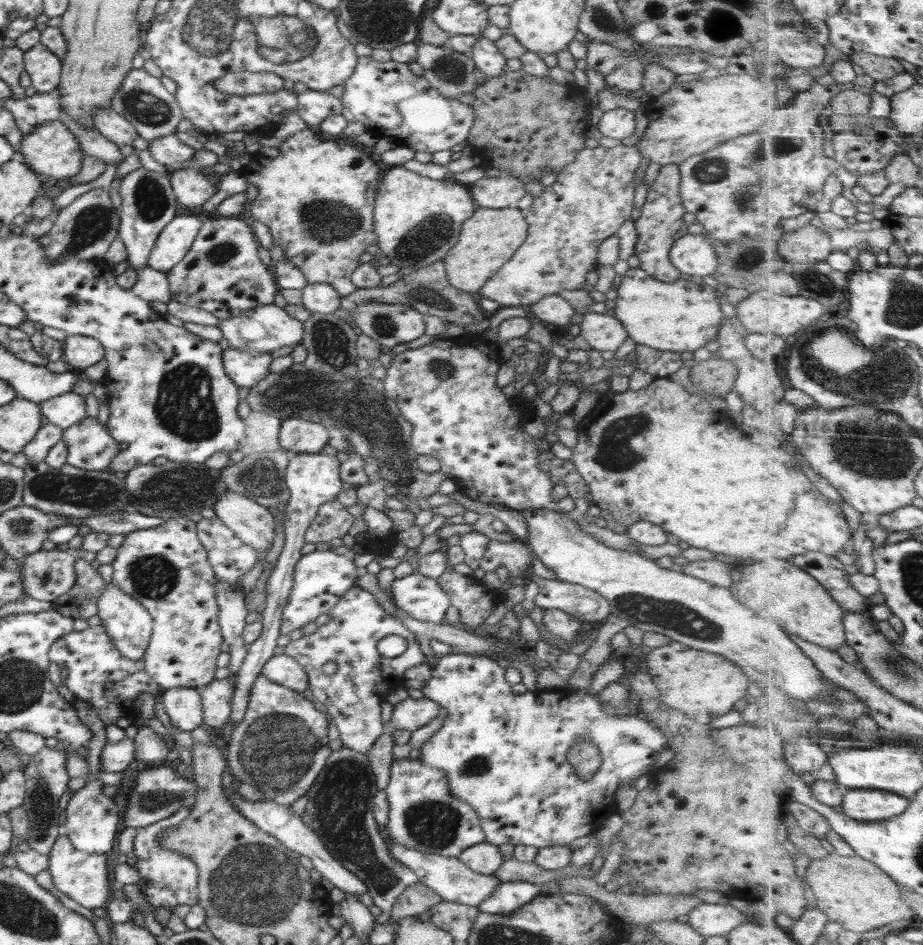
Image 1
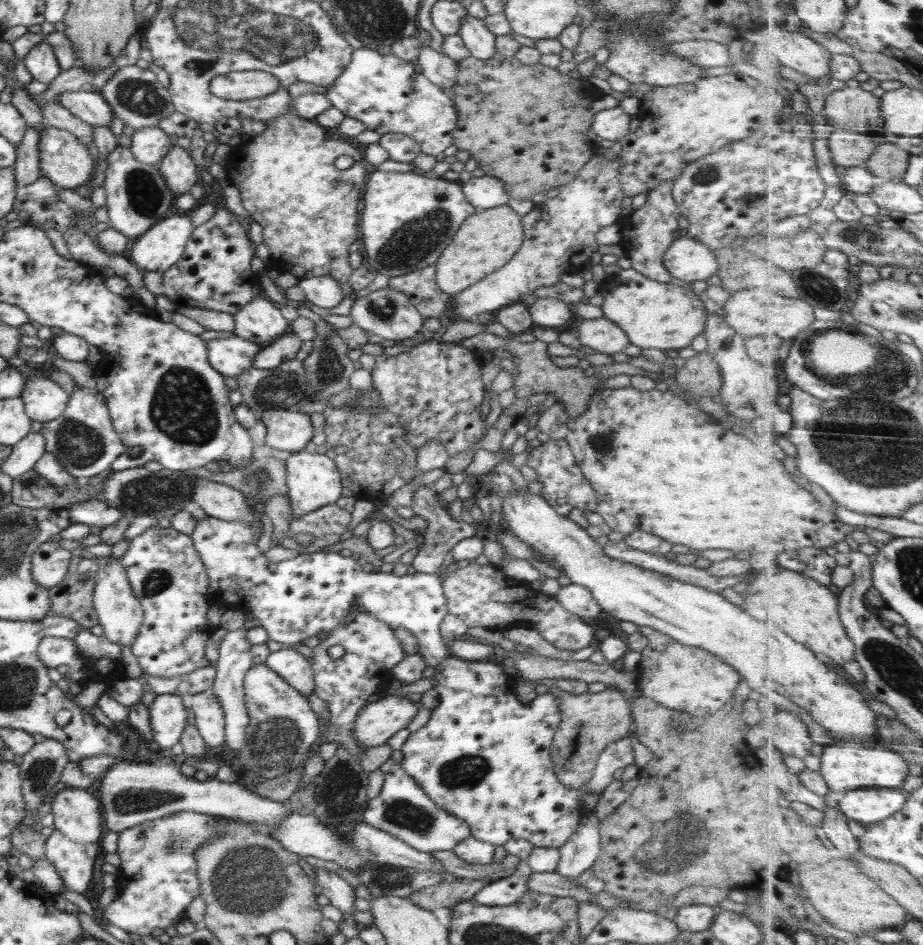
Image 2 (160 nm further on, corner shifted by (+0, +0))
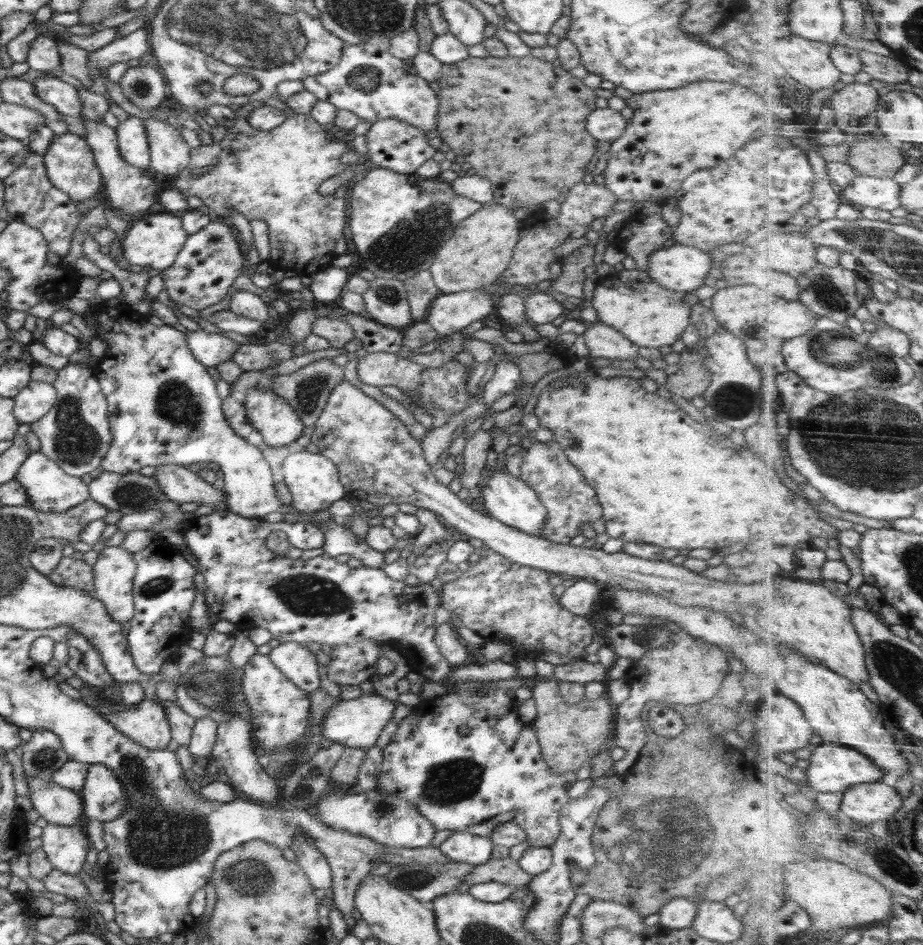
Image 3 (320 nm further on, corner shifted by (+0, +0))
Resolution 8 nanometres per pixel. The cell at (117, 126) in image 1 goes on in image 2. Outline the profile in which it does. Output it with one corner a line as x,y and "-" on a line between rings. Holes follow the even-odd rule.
70,91
59,96
60,106
92,126
108,127
112,122
111,106
104,100
99,91

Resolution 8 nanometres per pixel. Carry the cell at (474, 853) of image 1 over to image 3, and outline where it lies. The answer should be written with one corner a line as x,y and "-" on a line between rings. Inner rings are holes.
466,831
455,832
440,844
439,849
456,862
474,866
488,862
491,857
493,842
489,836
480,836

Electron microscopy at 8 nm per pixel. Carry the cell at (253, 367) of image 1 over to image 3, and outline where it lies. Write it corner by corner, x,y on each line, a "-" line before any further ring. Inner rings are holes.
188,331
185,334
188,348
192,351
194,358
204,366
221,365
223,362
232,361
234,353
241,344
230,338
217,334
198,331

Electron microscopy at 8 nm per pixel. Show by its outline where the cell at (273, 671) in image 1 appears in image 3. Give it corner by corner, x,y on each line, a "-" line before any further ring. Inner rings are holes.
284,642
276,646
267,657
300,690
312,694
320,689
315,653
304,645

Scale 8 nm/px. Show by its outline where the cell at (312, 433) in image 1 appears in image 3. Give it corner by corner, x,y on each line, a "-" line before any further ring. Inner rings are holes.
254,387
245,396
246,416
266,445
288,446
303,436
304,424
294,409
274,391

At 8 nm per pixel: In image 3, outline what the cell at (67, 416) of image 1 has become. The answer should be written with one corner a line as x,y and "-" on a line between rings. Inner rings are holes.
30,381
13,399
17,421
30,424
42,418
54,405
57,390
52,383

